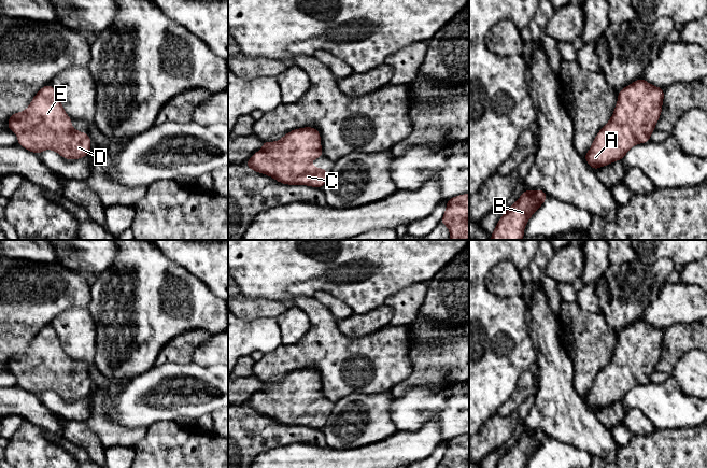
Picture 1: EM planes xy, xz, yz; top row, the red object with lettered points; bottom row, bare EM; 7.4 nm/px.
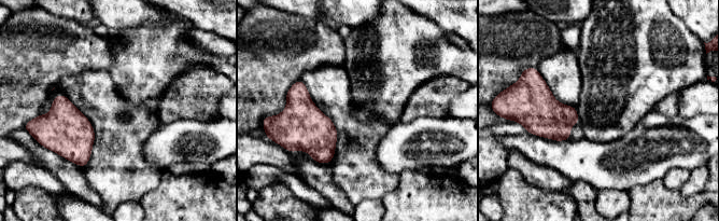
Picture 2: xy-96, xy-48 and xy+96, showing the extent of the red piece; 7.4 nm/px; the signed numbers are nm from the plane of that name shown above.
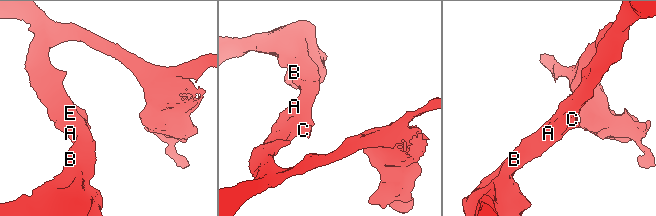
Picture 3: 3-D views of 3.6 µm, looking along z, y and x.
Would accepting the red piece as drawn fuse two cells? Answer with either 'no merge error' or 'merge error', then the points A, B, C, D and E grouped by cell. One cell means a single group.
no merge error; A B C D E

